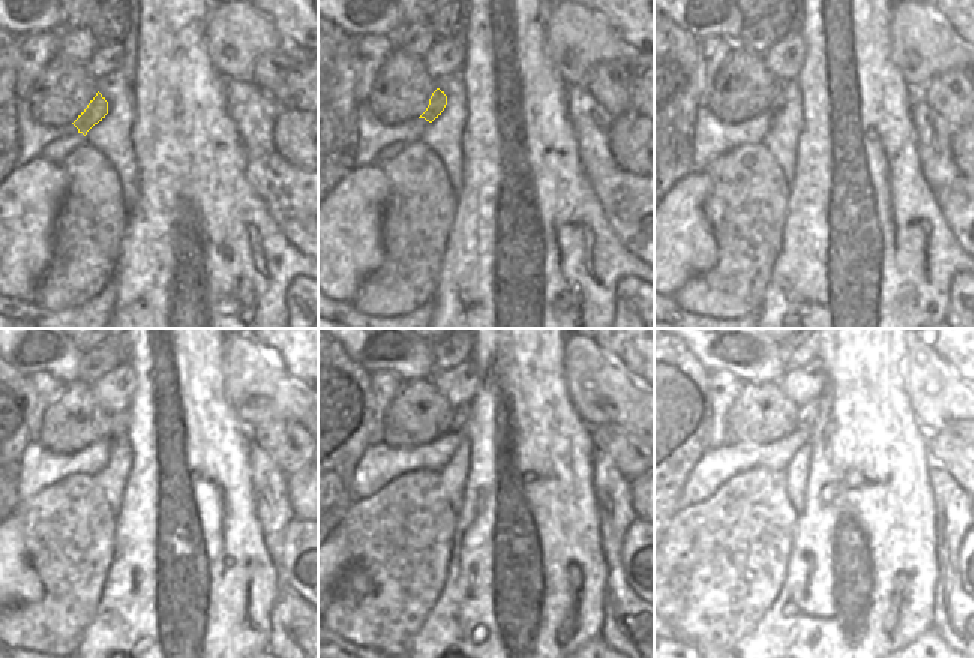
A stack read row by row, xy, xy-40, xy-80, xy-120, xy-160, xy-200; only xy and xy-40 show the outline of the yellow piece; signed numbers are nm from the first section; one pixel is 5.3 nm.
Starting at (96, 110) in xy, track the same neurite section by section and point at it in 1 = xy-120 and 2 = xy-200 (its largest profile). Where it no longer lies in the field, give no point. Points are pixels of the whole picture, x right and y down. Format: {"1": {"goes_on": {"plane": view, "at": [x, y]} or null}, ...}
{"1": {"goes_on": {"plane": "xy-120", "at": [120, 421]}}, "2": {"goes_on": {"plane": "xy-200", "at": [808, 412]}}}

